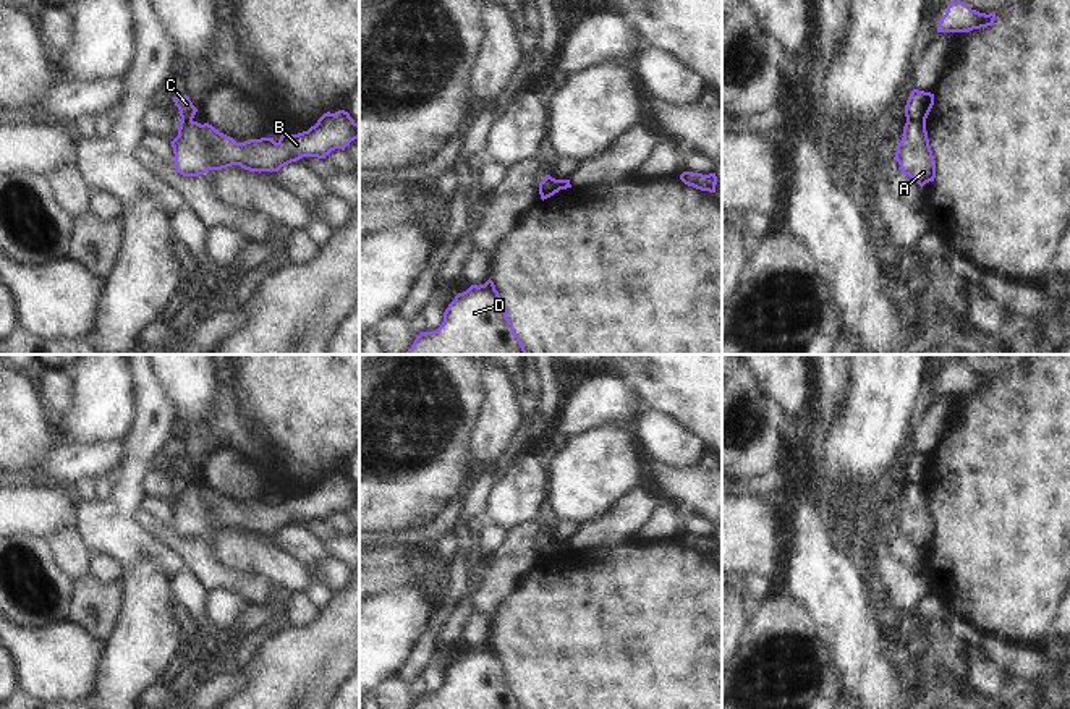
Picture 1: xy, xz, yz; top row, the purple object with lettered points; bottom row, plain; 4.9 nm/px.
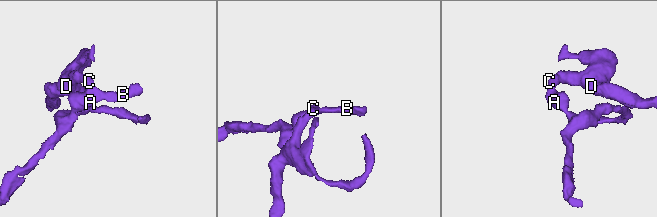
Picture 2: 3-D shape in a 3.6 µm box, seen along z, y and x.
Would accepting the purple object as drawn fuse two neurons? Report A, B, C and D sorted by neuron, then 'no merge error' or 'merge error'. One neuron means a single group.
groups A B / C D; merge error

